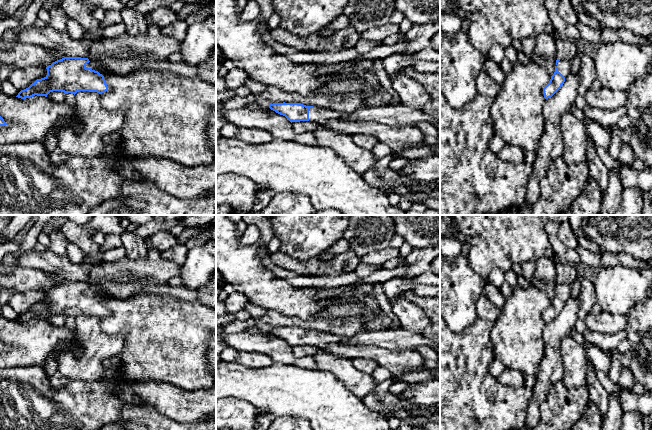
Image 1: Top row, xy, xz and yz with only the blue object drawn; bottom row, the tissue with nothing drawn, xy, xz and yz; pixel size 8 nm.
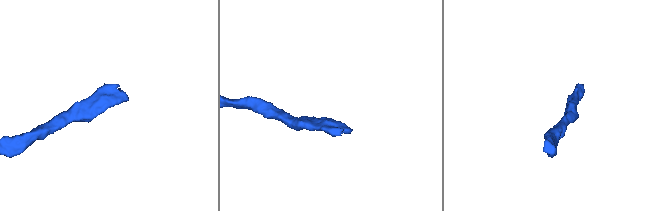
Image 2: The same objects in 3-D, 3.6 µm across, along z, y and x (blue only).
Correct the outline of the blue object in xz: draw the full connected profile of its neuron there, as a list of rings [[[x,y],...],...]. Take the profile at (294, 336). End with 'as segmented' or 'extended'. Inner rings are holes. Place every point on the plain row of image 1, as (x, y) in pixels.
[[[273,327],[268,329],[276,337],[292,346],[310,345],[320,350],[346,358],[368,358],[392,375],[401,377],[410,369],[424,365],[423,357],[417,351],[392,351],[371,345],[350,345],[347,336],[338,336],[300,327]]]; extended

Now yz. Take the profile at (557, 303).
[[[557,282],[555,296],[551,300],[549,307],[543,312],[544,322],[551,322],[564,308],[565,302],[571,296],[571,285]]]; extended

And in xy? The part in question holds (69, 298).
[[[64,281],[46,291],[47,299],[37,303],[16,321],[25,323],[35,319],[45,320],[53,315],[76,318],[79,315],[102,318],[108,314],[104,301],[115,296],[99,293],[99,288],[88,282]]]; extended

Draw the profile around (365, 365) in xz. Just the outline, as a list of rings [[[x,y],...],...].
[[[354,358],[352,359],[353,365],[361,372],[372,374],[379,366],[377,362],[368,358]]]

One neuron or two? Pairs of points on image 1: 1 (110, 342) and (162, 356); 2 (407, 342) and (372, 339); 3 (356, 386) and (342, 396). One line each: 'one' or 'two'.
1: two
2: one
3: two

